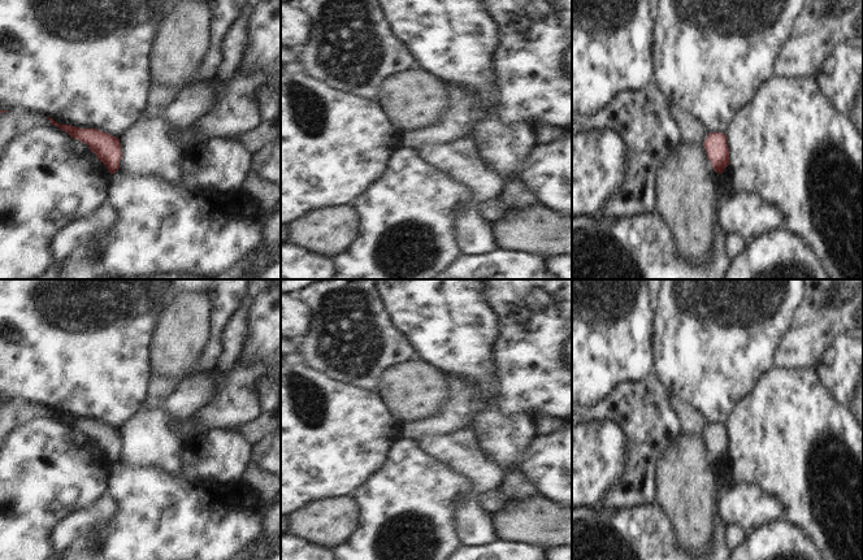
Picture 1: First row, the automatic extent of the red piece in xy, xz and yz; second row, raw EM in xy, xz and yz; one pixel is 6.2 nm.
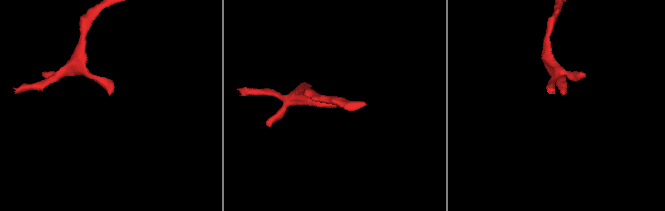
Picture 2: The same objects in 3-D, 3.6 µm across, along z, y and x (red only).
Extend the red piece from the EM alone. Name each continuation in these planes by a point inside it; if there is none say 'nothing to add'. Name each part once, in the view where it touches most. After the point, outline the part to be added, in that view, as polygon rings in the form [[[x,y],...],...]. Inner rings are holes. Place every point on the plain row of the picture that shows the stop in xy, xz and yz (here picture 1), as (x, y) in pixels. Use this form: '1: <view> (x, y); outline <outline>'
nothing to add

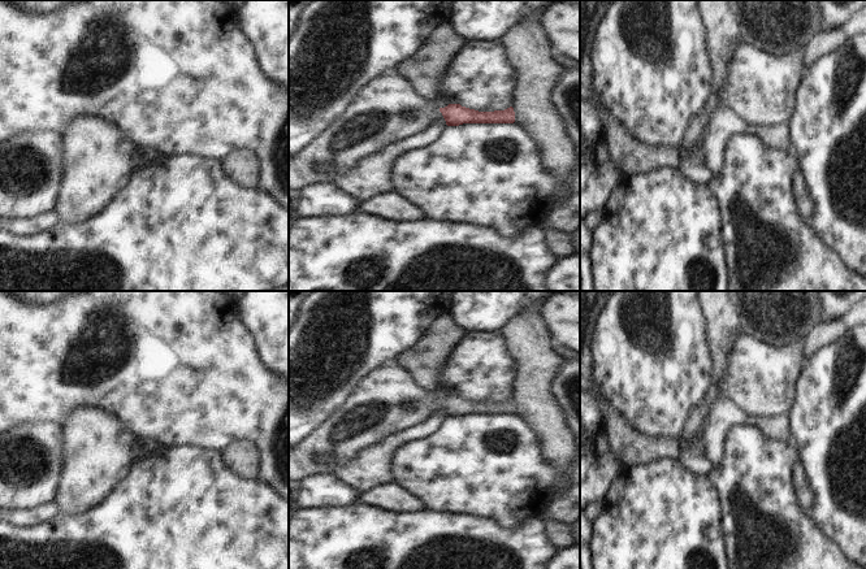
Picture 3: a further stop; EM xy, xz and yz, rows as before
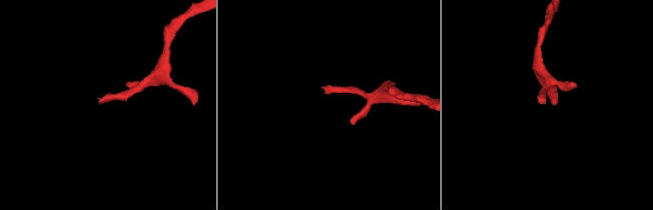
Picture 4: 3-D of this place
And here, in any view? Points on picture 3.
1: xz (386, 400); outline [[[389,361],[369,372],[342,407],[307,438],[289,448],[289,479],[300,482],[316,474],[330,473],[387,435],[424,422],[438,412],[440,405],[434,391],[420,387],[408,372]]]

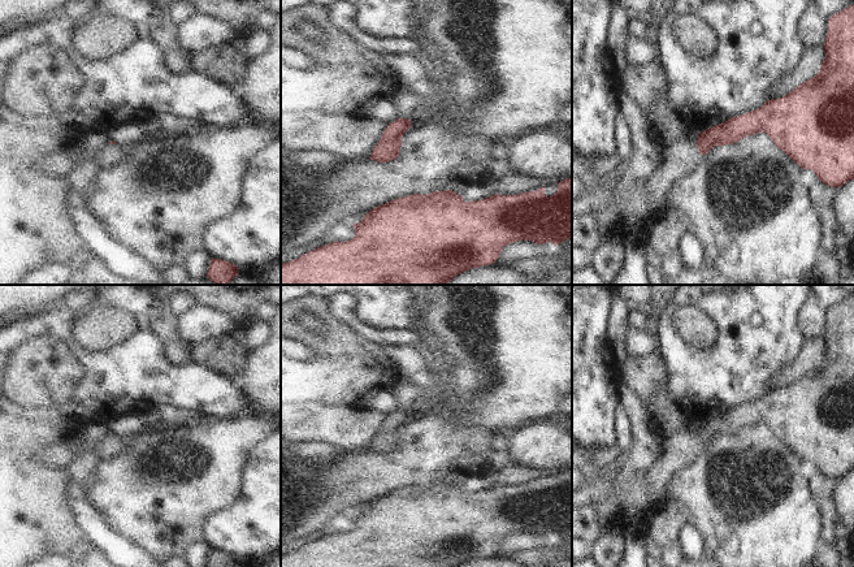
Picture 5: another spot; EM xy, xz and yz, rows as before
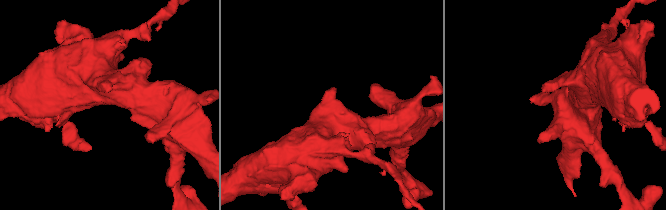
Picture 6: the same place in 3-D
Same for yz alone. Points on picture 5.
1: yz (680, 449); outline [[[675,434],[667,438],[666,450],[656,464],[642,473],[642,482],[655,503],[660,505],[668,495],[676,475],[693,463],[701,446],[695,434]]]

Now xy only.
1: xy (111, 442); outline [[[108,436],[107,441],[105,441],[105,446],[108,447],[108,451],[112,454],[113,449],[116,447],[116,445],[118,443],[118,438],[120,436]]]

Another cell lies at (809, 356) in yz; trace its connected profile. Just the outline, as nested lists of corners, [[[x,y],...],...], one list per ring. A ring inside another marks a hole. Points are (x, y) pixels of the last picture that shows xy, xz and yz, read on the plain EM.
[[[824,338],[805,341],[792,362],[770,375],[766,386],[767,391],[780,390],[797,380],[801,375],[814,369],[820,363],[824,349]]]

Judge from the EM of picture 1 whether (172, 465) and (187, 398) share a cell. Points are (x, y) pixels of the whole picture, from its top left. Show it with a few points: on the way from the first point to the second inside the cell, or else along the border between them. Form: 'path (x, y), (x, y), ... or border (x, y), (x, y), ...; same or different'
path (163, 447), (163, 419), (169, 412); same

